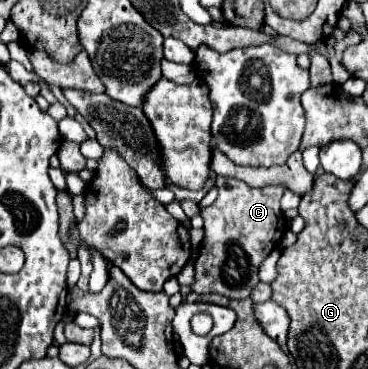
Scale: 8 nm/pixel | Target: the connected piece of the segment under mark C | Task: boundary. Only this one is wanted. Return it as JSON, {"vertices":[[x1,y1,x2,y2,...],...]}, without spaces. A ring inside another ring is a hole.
{"vertices":[[217,177,219,197,213,205,201,209,205,221,205,239,195,261,197,281,191,285,195,293,219,293,229,299,245,299,259,283,257,269,261,261,281,243,287,231,285,215,279,207,285,187,267,185,253,189,233,177]]}

